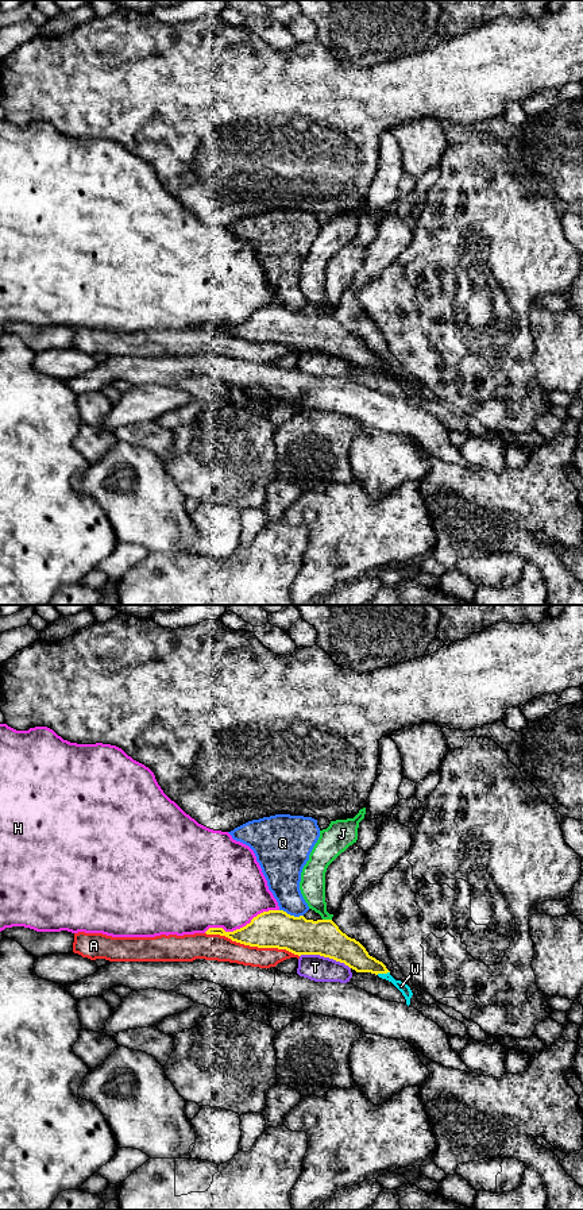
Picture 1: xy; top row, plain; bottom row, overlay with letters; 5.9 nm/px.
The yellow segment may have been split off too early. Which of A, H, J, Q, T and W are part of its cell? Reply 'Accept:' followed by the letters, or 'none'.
Accept: none

